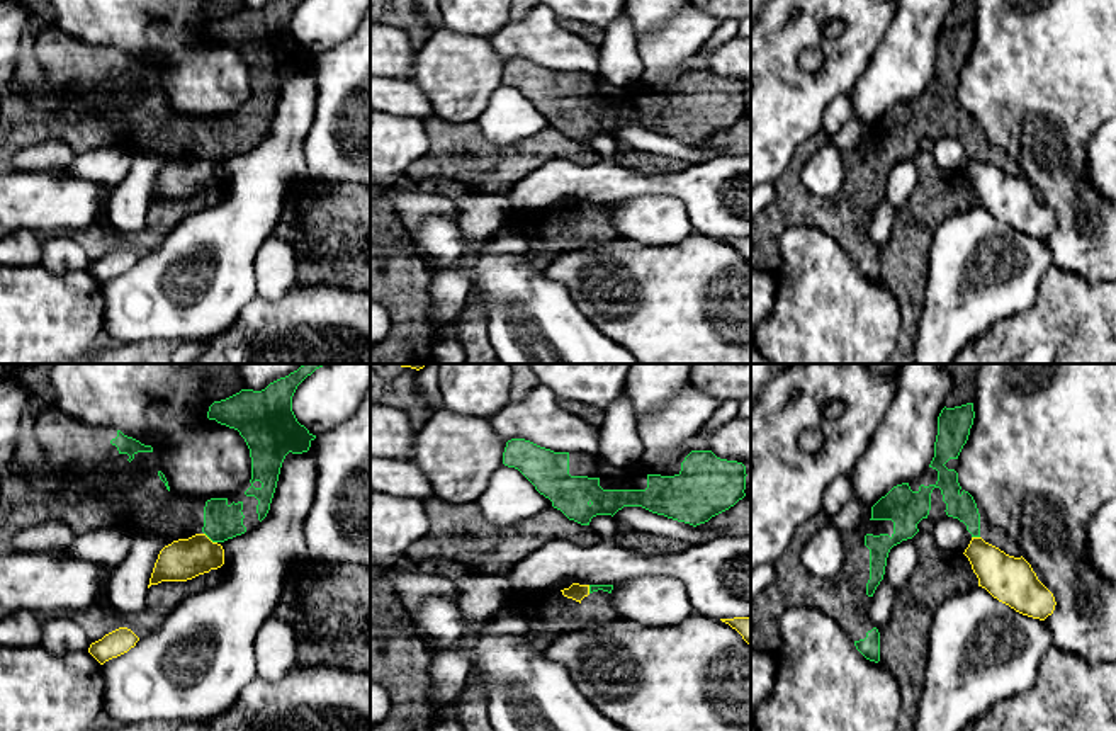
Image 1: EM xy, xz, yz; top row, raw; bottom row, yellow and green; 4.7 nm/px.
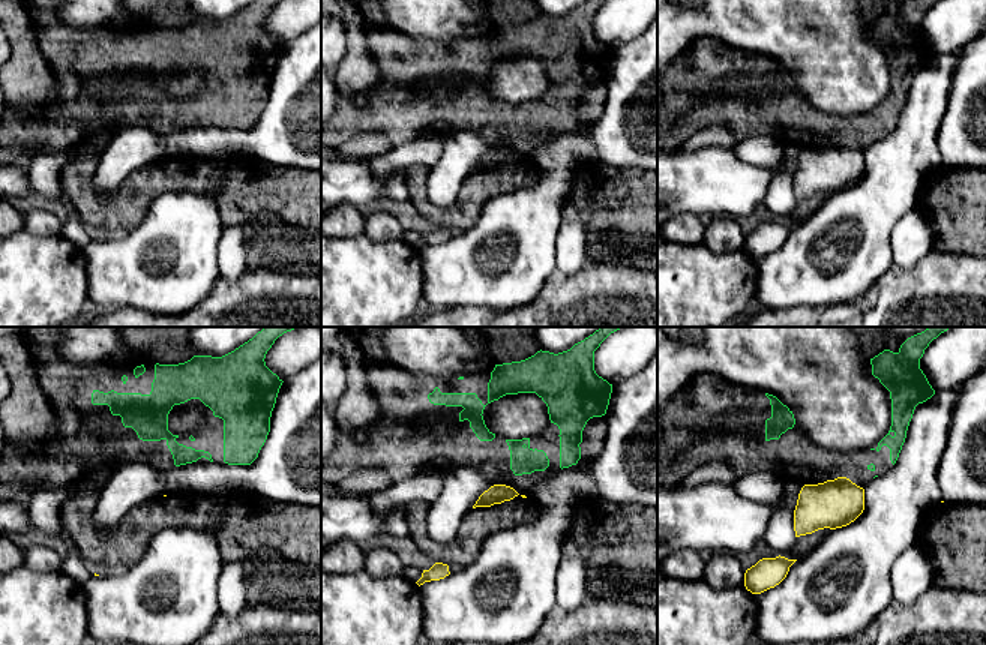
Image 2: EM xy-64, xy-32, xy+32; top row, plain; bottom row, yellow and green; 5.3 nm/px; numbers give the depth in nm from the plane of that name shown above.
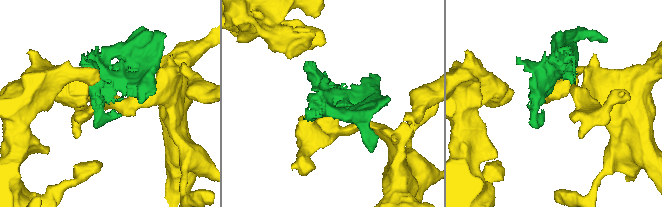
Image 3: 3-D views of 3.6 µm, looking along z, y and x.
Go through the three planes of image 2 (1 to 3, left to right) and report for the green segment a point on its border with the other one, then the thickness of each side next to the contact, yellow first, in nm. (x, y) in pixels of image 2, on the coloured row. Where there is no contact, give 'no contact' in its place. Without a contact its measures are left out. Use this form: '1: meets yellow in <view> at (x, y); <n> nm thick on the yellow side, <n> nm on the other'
1: no contact
2: no contact
3: no contact

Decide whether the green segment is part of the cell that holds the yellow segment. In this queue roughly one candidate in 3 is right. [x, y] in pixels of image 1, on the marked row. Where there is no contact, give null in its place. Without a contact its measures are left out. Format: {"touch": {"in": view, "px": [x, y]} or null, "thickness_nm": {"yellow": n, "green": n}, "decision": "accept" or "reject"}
{"touch": {"in": "xy", "px": [209, 539]}, "thickness_nm": {"yellow": 200, "green": 170}, "decision": "reject"}

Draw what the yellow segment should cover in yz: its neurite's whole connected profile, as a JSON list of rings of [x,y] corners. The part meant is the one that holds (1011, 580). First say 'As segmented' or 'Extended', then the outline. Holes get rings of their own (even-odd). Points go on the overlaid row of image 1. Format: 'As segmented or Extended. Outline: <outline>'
As segmented. Outline: [[[972,537],[963,554],[978,578],[978,586],[999,602],[1040,620],[1053,614],[1057,605],[1053,593],[1038,580],[1023,556],[1009,556],[982,537]]]

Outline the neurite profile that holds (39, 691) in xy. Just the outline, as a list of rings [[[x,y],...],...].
[[[0,644],[0,731],[97,731],[104,721],[102,665],[87,651],[48,653],[42,644]]]

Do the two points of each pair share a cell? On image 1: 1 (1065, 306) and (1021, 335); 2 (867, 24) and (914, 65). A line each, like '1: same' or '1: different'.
1: same
2: different

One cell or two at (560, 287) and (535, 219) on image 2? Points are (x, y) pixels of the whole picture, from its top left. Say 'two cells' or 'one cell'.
two cells

